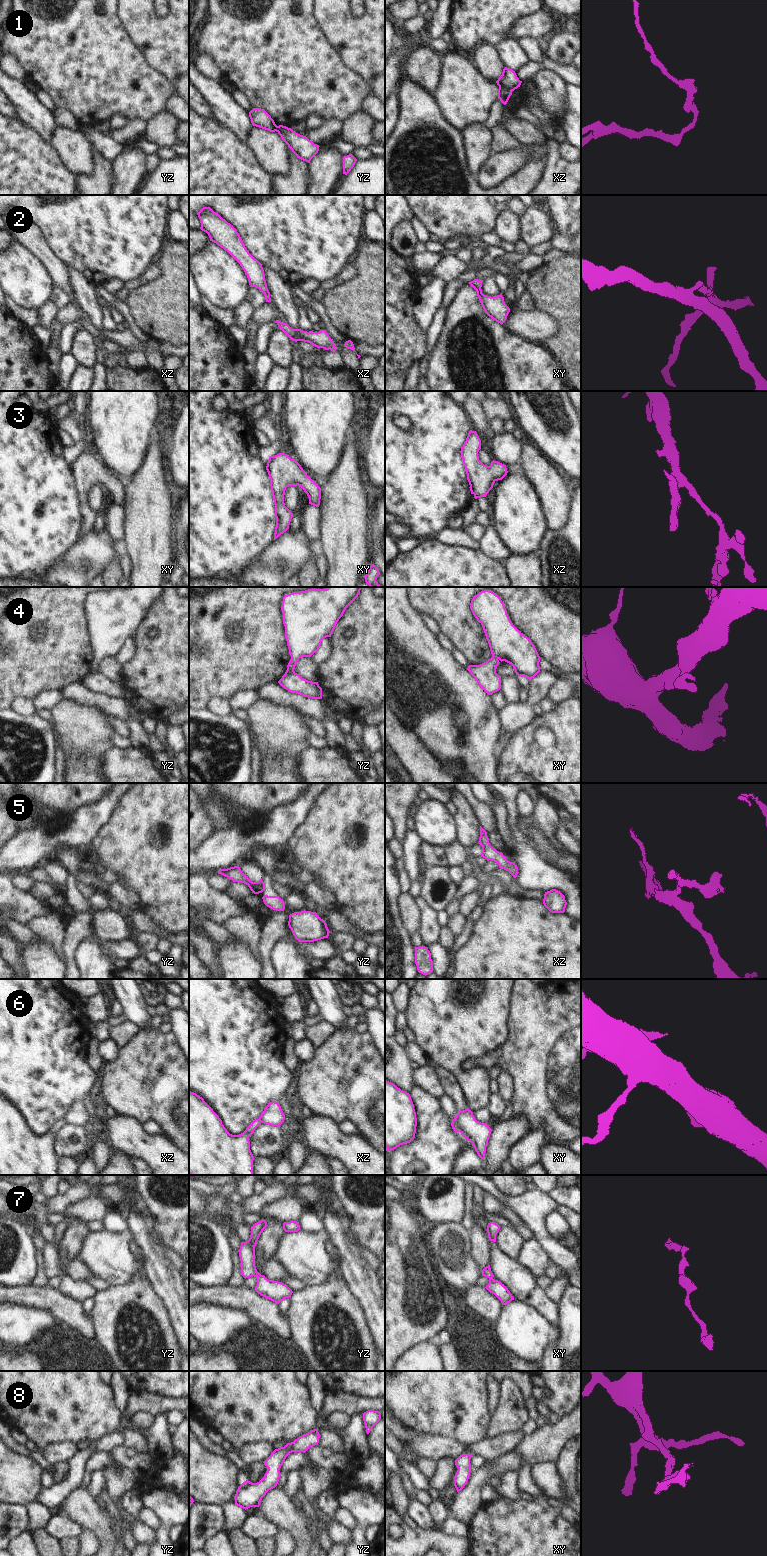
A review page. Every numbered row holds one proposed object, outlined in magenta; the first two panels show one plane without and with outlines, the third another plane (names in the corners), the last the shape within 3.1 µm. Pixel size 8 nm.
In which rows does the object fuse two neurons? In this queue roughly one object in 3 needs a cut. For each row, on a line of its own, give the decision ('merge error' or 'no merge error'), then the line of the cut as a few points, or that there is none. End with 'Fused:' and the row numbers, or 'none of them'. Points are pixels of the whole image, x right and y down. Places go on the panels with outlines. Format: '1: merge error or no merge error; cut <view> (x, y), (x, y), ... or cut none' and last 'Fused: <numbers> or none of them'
1: merge error; cut xz (499, 85), (511, 91)
2: no merge error; cut none
3: no merge error; cut none
4: no merge error; cut none
5: merge error; cut yz (262, 882), (263, 890)
6: merge error; cut xy (453, 1119), (460, 1131)
7: no merge error; cut none
8: no merge error; cut none
Fused: 1, 5, 6

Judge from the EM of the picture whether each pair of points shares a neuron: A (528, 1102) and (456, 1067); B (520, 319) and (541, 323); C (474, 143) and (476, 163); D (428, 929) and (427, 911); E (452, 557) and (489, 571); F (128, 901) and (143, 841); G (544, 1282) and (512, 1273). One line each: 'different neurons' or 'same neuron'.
A: different neurons
B: same neuron
C: same neuron
D: same neuron
E: same neuron
F: different neurons
G: different neurons

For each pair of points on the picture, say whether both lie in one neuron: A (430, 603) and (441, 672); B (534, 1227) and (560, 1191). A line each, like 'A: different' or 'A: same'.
A: different
B: different

